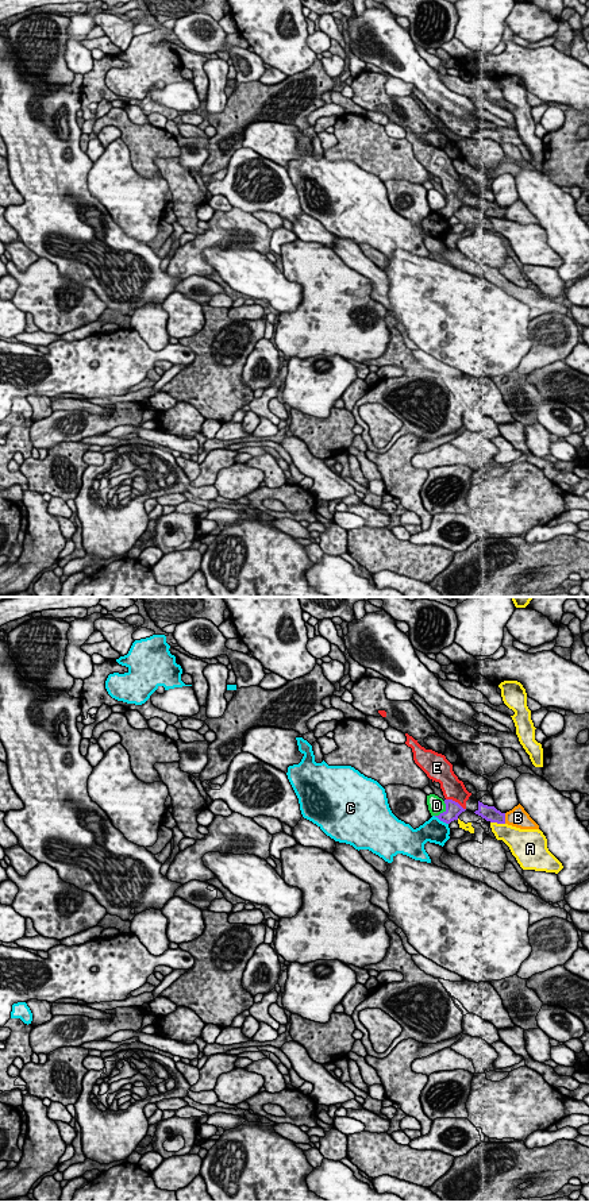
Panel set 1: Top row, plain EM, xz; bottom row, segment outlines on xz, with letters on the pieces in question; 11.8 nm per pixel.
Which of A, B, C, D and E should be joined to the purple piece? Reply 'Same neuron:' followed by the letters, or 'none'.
Same neuron: E

